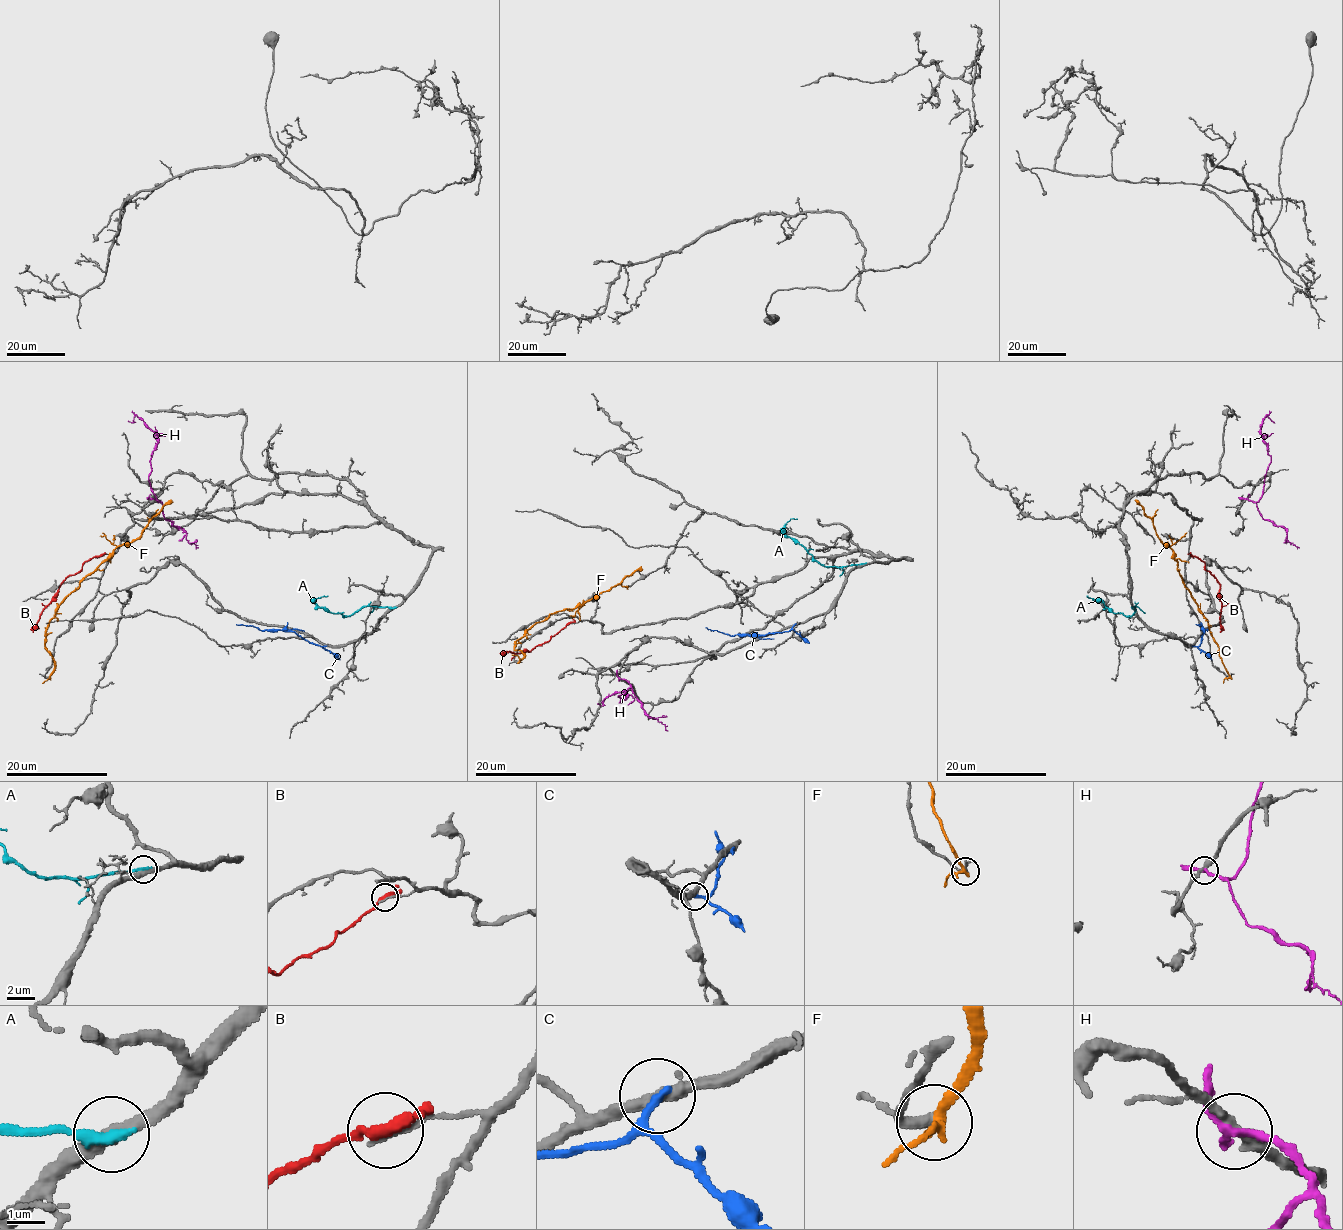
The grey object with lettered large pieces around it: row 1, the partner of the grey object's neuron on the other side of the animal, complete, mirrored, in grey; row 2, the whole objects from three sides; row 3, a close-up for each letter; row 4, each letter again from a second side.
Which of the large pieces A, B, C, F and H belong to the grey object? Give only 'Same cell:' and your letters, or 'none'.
Same cell: H

